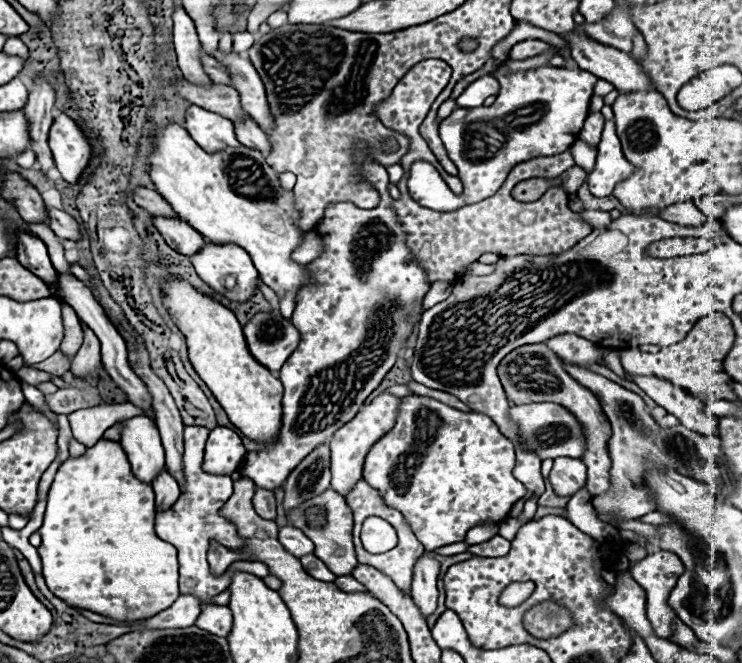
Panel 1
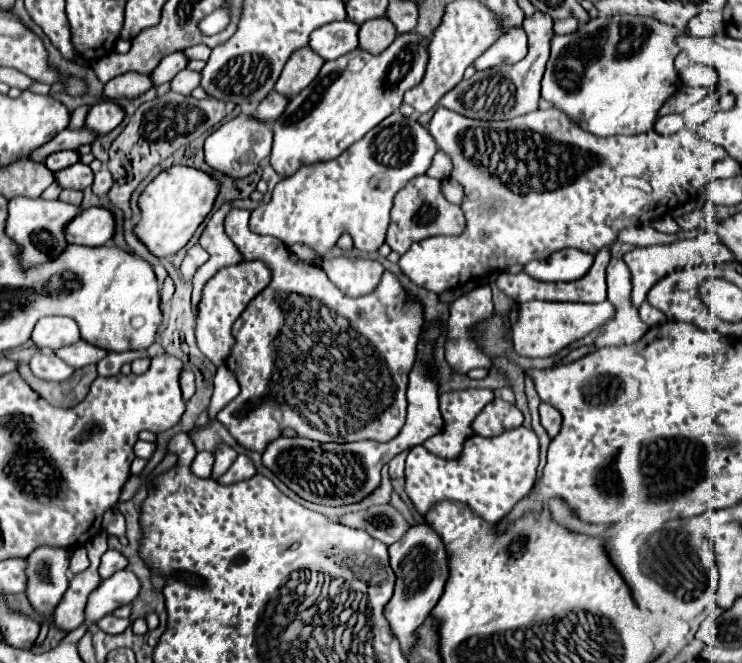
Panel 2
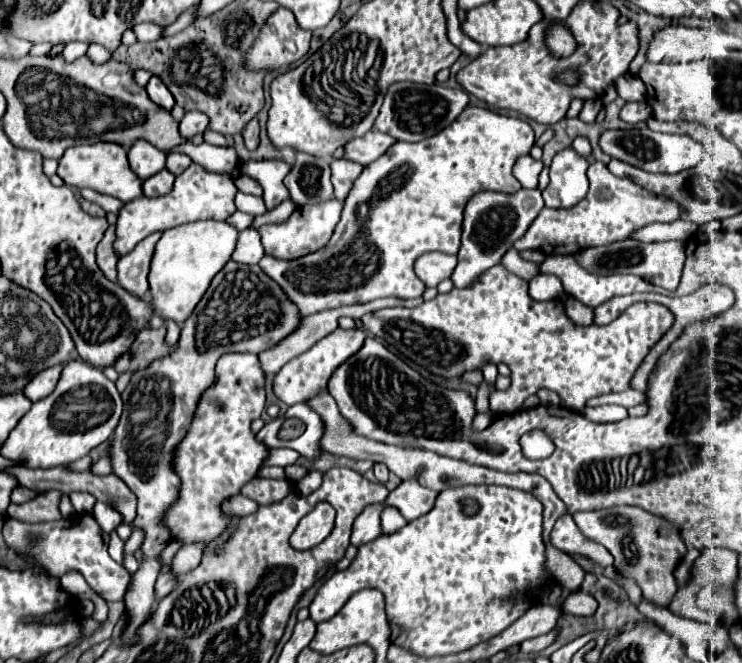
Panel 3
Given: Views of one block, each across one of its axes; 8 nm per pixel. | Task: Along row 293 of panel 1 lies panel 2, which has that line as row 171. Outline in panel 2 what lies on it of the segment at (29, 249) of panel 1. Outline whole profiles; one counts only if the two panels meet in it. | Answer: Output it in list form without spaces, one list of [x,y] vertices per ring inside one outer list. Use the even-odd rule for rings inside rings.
[[[66,150],[66,152],[56,152],[56,154],[50,154],[48,158],[46,158],[46,168],[50,170],[50,172],[58,172],[58,170],[62,170],[62,168],[66,168],[66,166],[72,166],[72,164],[76,164],[80,160],[80,154],[78,152],[74,152],[74,150]]]

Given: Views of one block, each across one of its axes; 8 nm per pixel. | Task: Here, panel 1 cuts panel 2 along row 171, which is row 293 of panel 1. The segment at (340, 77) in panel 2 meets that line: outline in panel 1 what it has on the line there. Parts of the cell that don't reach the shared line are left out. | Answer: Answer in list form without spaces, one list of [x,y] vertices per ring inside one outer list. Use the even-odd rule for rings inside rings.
[[[170,124],[166,130],[162,130],[158,136],[158,146],[148,156],[148,172],[156,184],[156,190],[170,202],[170,206],[174,206],[174,210],[178,210],[178,216],[198,230],[208,242],[236,244],[250,254],[254,266],[260,272],[260,280],[280,298],[282,316],[290,318],[296,306],[298,290],[310,284],[308,266],[292,260],[292,252],[304,240],[306,232],[298,226],[300,210],[296,208],[294,192],[280,188],[278,174],[266,164],[266,156],[246,146],[222,150],[222,154],[206,154],[182,126]]]

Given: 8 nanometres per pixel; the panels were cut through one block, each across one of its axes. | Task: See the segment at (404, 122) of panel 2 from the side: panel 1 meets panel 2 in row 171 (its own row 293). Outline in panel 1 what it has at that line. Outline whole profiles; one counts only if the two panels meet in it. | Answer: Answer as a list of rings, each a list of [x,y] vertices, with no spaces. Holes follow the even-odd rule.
[[[362,162],[362,172],[368,182],[374,182],[374,188],[380,192],[380,204],[372,210],[362,210],[350,202],[340,202],[326,208],[322,222],[316,230],[324,240],[324,252],[318,256],[310,270],[318,278],[318,286],[304,286],[298,290],[298,302],[292,314],[294,326],[298,326],[302,340],[294,354],[280,368],[280,382],[284,386],[282,398],[282,434],[274,446],[266,446],[260,452],[246,454],[246,462],[240,468],[242,476],[254,480],[256,486],[266,490],[278,488],[288,474],[320,444],[330,442],[334,432],[350,422],[354,414],[364,406],[364,400],[380,386],[390,368],[394,366],[398,354],[406,350],[410,336],[414,334],[414,324],[410,316],[422,314],[422,302],[430,290],[428,272],[412,256],[412,250],[406,246],[404,226],[398,222],[396,210],[392,208],[392,198],[388,192],[388,172],[376,162]]]

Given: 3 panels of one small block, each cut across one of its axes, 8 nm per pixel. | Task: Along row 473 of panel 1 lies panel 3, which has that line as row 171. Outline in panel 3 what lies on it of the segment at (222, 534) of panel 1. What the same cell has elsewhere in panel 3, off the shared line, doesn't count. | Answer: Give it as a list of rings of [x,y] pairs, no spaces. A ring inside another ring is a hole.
[[[190,164],[174,182],[174,190],[162,198],[134,198],[132,202],[124,204],[118,212],[116,222],[116,240],[114,252],[118,256],[128,254],[134,246],[158,230],[168,230],[180,224],[188,224],[194,220],[226,220],[234,214],[234,194],[236,186],[230,176],[212,176],[210,172],[202,170],[198,164]]]

